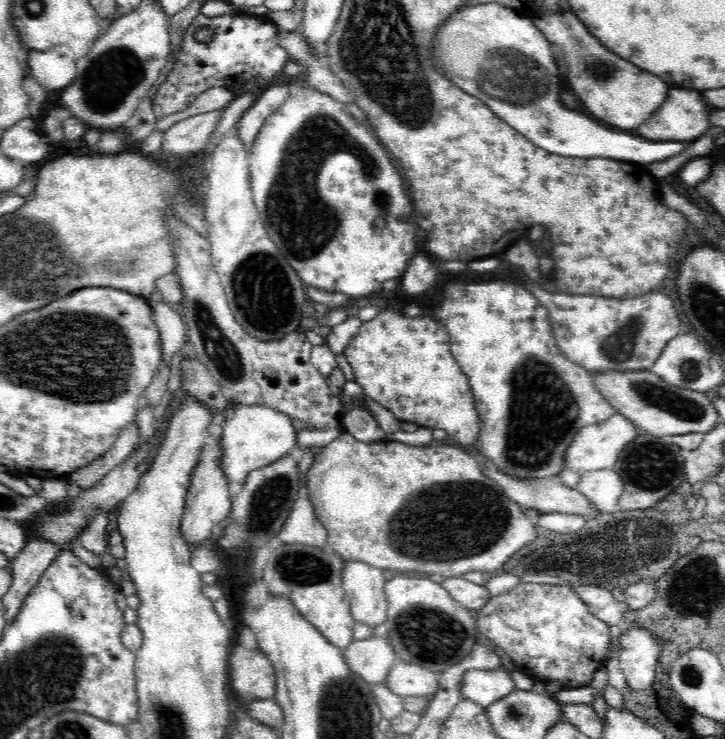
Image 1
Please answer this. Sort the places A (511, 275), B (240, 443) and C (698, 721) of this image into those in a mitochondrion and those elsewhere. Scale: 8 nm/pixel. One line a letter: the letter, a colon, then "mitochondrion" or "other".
A: other
B: other
C: other

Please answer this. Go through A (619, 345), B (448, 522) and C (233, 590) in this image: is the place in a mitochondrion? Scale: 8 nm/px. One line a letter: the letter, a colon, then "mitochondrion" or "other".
A: mitochondrion
B: mitochondrion
C: other

